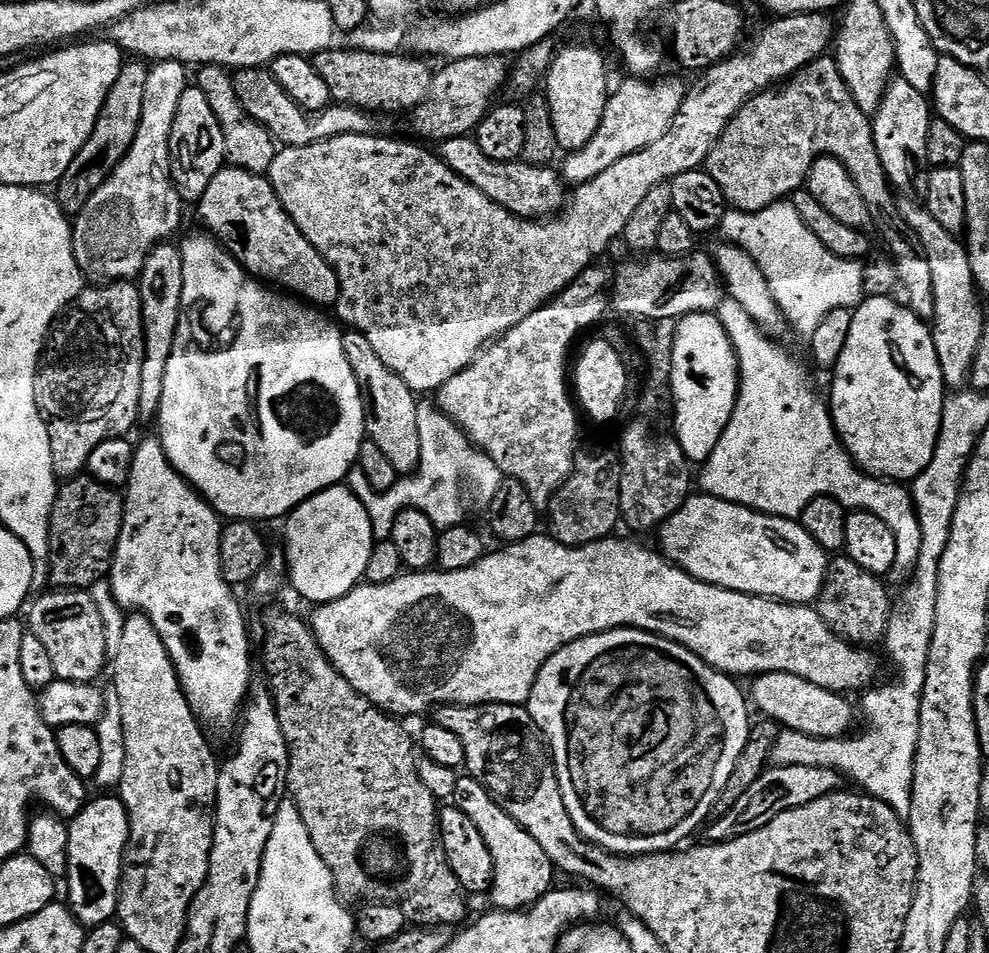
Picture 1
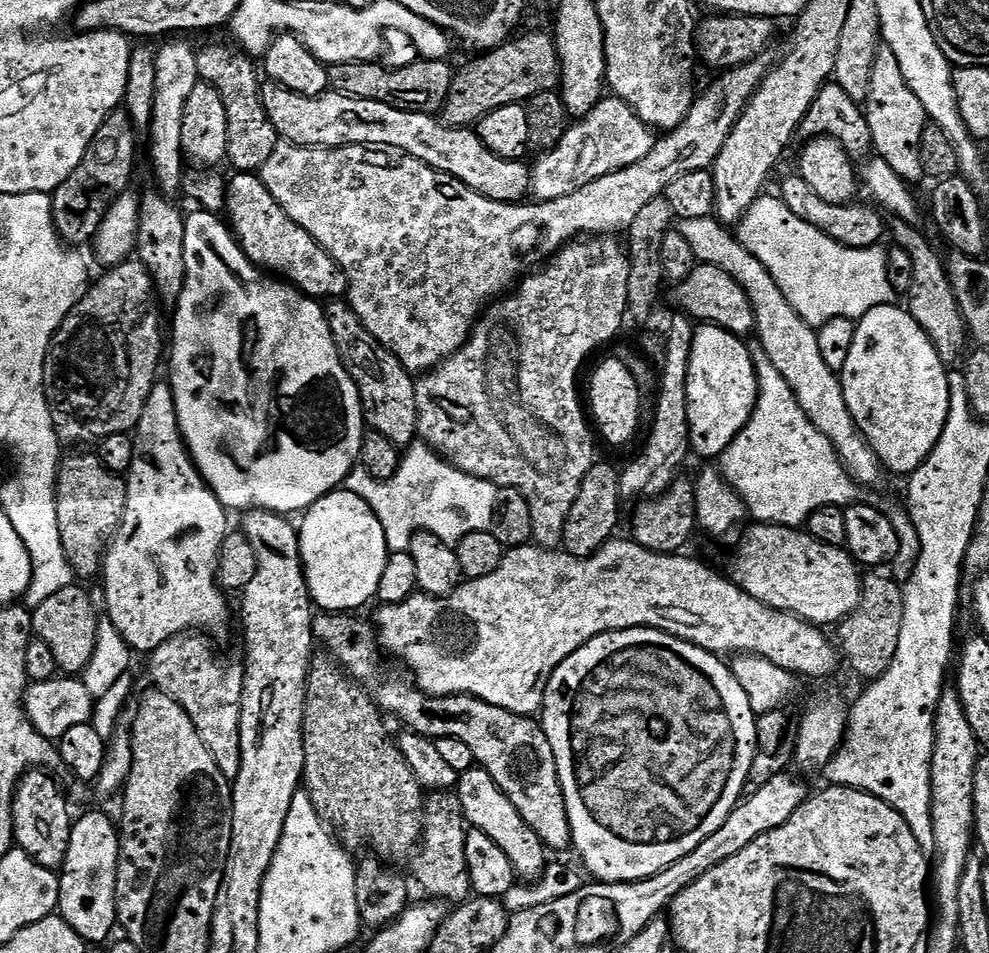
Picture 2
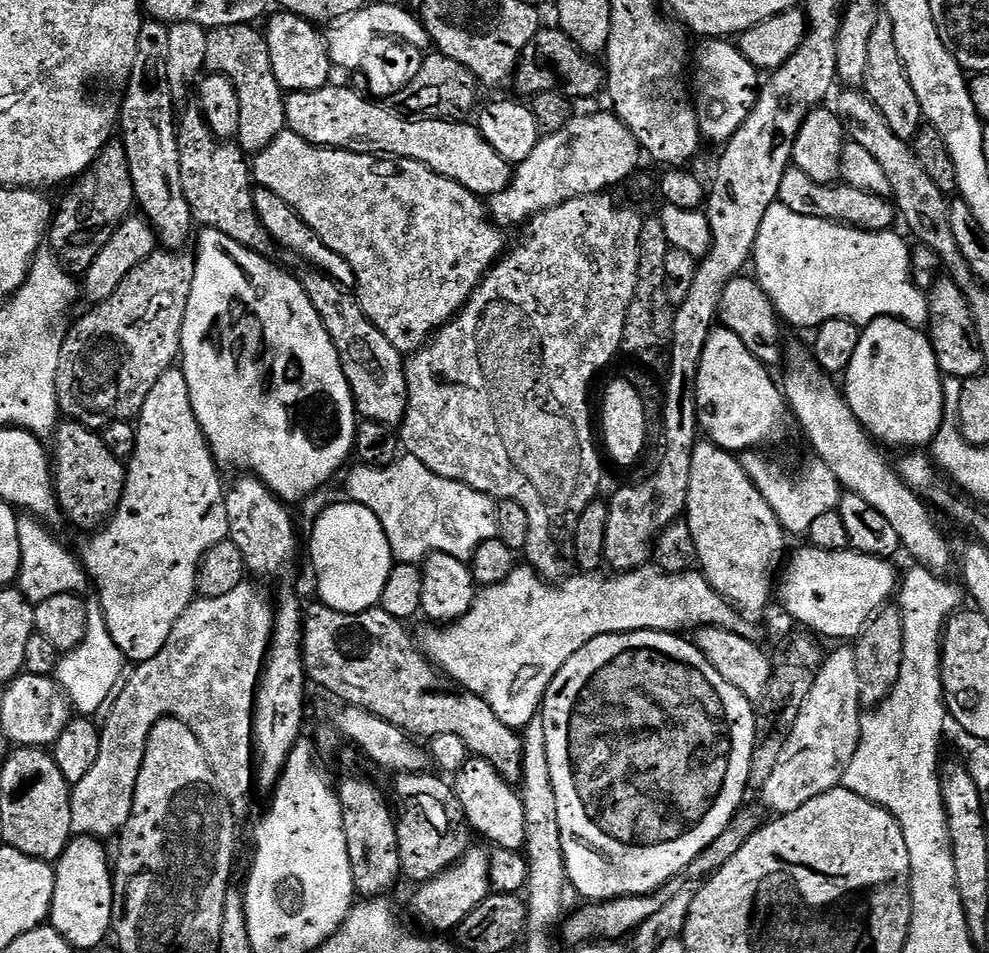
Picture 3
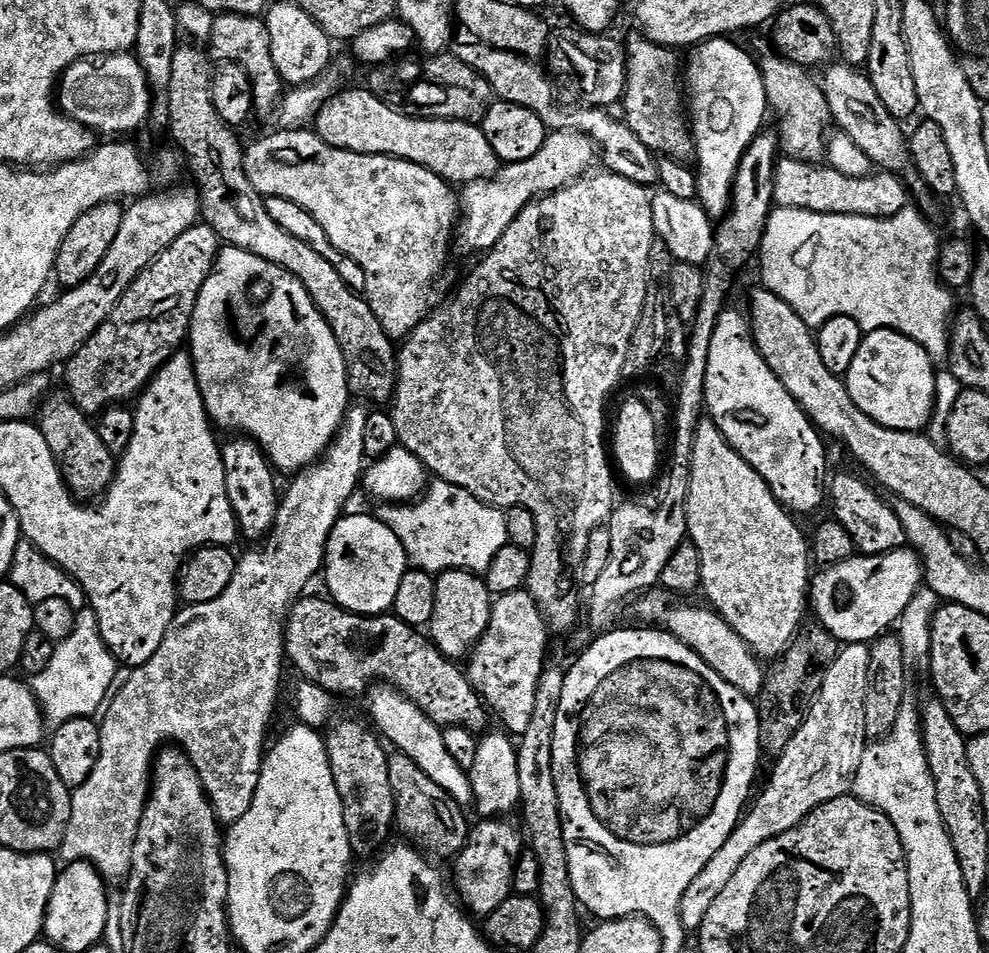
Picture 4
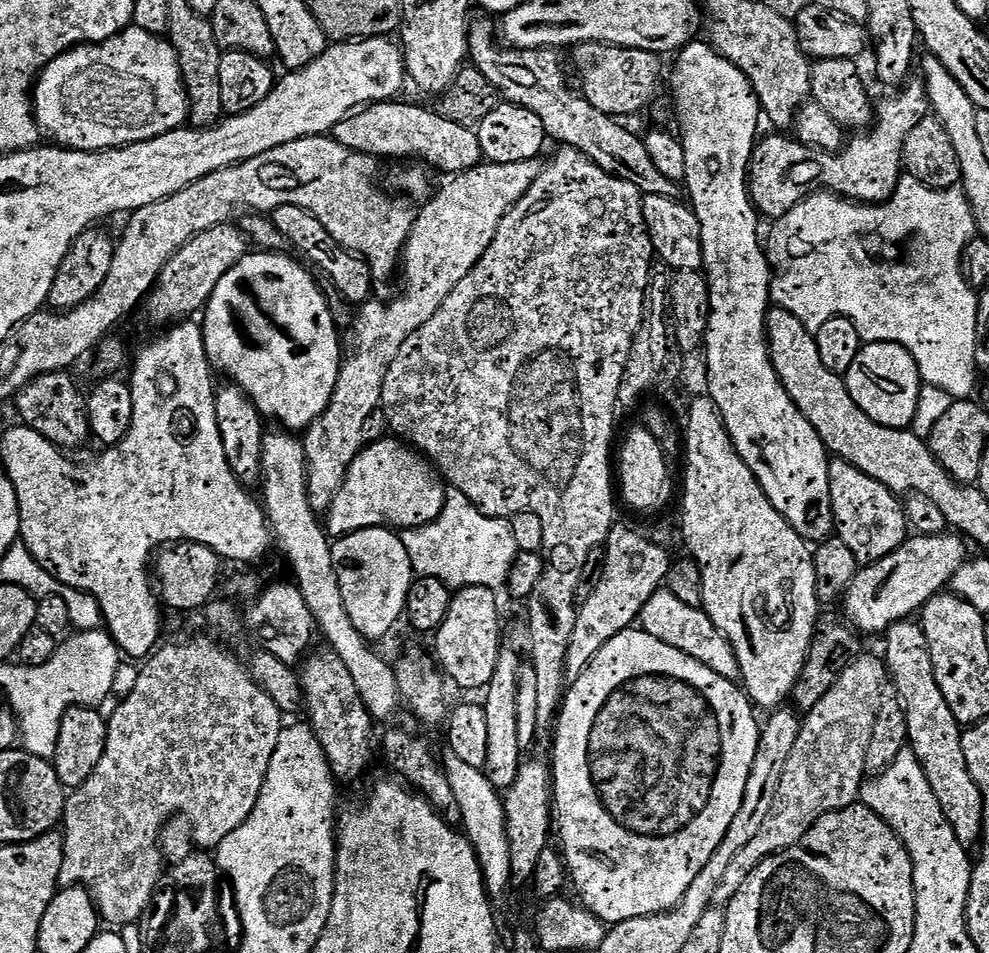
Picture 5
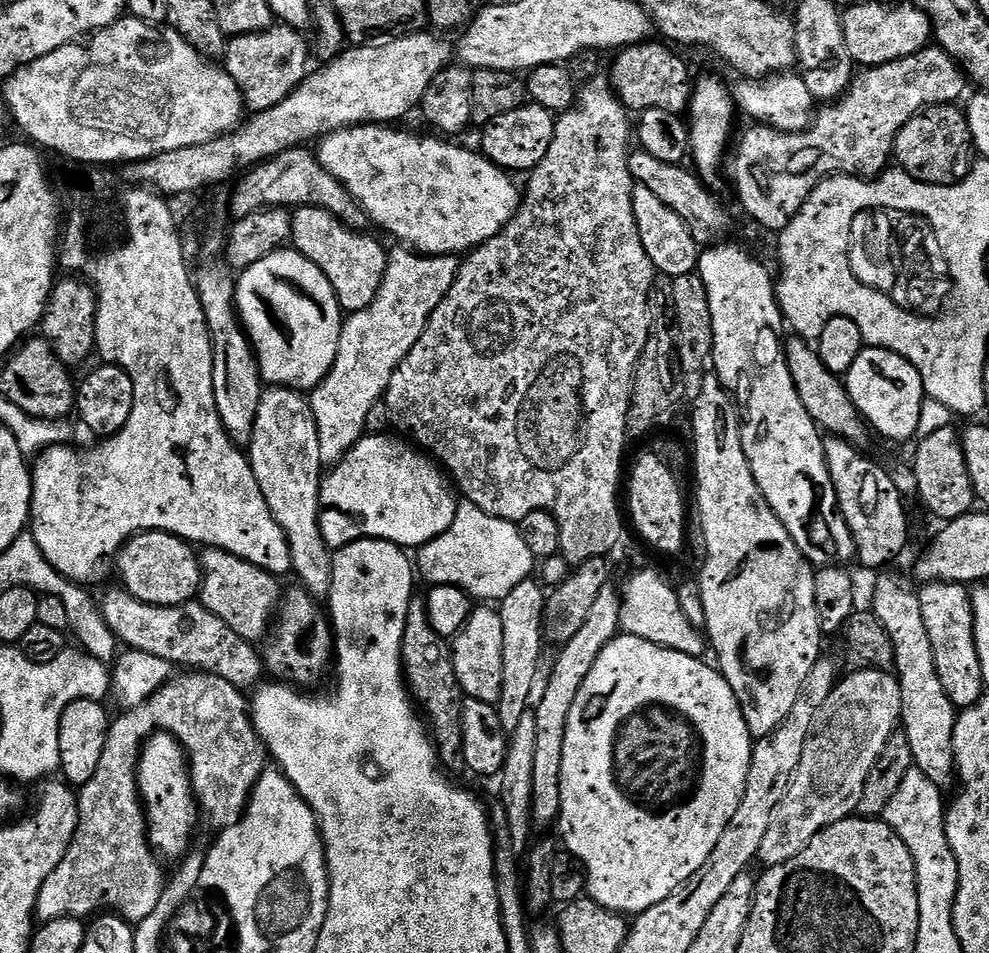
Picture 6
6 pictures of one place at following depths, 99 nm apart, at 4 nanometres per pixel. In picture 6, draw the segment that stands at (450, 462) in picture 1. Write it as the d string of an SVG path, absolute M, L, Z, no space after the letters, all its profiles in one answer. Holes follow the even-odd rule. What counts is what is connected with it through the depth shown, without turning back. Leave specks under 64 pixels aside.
M460 502L456 505L450 530L438 534L429 544L423 544L415 553L414 564L419 575L421 572L429 580L429 585L449 584L461 588L477 601L499 602L514 590L514 586L533 575L532 567L537 567L538 561L530 554L530 546L526 546L513 521L491 516L478 506Z

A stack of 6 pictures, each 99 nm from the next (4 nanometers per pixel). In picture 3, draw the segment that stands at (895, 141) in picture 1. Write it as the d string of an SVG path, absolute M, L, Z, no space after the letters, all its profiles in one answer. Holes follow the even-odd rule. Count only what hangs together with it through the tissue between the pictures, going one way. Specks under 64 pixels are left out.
M881 14L870 34L869 56L866 61L866 78L862 85L864 95L882 110L882 118L894 130L898 138L912 142L925 123L924 111L918 102L918 94L914 94L914 86L910 86L910 78L904 69L902 58L898 54L898 46L894 43L894 26L886 14Z

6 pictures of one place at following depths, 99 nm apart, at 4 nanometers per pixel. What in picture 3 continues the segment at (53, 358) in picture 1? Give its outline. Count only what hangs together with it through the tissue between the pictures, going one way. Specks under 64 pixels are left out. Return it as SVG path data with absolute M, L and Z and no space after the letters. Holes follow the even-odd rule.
M157 250L122 278L110 298L89 307L89 312L68 333L63 333L58 354L56 399L60 402L61 413L69 421L103 430L117 420L131 421L139 417L150 390L154 390L154 382L177 363L182 318L186 318L186 302L190 298L195 269L196 257L191 251Z

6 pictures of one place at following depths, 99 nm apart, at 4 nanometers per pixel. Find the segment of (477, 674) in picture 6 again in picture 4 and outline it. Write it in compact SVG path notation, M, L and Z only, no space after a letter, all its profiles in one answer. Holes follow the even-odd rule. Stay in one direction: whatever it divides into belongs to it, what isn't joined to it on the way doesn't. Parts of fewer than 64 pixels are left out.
M446 570L439 573L436 576L434 618L430 625L430 639L437 650L449 660L463 661L469 649L483 636L492 619L493 599L483 575L466 570Z

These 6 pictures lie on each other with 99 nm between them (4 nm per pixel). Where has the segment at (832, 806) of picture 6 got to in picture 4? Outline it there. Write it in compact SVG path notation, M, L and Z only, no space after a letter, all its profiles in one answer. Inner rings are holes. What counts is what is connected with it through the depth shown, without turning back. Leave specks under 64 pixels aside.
M844 644L838 658L834 658L834 666L826 670L826 678L822 678L822 686L798 734L794 734L786 750L775 757L772 777L756 805L755 802L751 805L752 813L750 808L722 850L718 850L720 856L736 856L736 864L732 864L728 872L738 870L762 842L770 842L770 838L794 830L811 812L818 810L818 806L852 792L858 766L862 766L862 754L870 743L866 730L866 702L871 683L869 645Z

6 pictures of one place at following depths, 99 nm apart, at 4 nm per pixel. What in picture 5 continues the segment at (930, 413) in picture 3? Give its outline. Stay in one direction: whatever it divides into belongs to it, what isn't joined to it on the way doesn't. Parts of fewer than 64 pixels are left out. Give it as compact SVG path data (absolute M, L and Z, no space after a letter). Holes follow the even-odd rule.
M865 343L846 373L846 383L854 402L874 422L887 428L913 427L912 419L920 408L920 367L900 344Z

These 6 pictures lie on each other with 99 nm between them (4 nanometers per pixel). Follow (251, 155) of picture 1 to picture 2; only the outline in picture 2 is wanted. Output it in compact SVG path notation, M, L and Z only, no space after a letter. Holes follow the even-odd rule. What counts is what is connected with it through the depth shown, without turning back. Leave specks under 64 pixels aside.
M208 44L204 49L201 47L196 53L198 74L203 83L214 86L214 90L222 94L222 106L226 106L227 163L232 163L236 172L256 174L263 168L266 158L274 154L278 137L260 97L262 76L257 65L256 68L252 65L255 64L253 57L228 44Z

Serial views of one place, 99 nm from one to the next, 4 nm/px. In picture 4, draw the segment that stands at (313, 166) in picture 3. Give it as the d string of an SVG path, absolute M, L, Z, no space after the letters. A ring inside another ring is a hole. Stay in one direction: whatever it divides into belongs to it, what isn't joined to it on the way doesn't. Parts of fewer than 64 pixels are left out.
M276 130L273 136L268 136L265 140L260 140L257 144L248 144L244 154L244 169L254 186L261 196L277 196L278 198L290 198L290 202L298 202L302 210L306 210L326 230L326 238L342 255L348 256L366 274L366 290L362 293L365 300L368 301L370 310L374 310L374 318L382 322L382 326L388 331L388 335L393 338L407 338L410 333L420 325L423 320L428 319L433 311L432 305L432 287L436 284L436 275L440 272L440 260L448 256L448 239L453 239L454 229L458 224L458 196L454 193L453 185L443 180L438 174L434 174L428 168L420 164L415 164L409 160L400 160L396 156L371 156L370 154L358 154L357 152L343 152L334 146L330 146L322 137L316 135L312 130Z

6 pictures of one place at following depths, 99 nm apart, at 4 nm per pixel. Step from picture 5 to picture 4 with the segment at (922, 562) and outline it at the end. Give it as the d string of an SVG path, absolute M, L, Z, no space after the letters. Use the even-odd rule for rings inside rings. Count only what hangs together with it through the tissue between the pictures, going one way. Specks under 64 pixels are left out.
M907 547L897 548L895 552L884 552L880 556L865 556L857 554L850 557L846 562L838 562L837 564L827 565L820 573L813 575L810 580L810 608L814 613L816 611L815 619L823 624L824 628L830 634L834 634L834 638L843 642L844 644L867 644L871 645L873 640L879 640L881 636L889 631L888 628L899 621L900 616L906 610L906 606L910 606L910 602L920 591L922 585L925 583L924 566L920 563L919 556L915 552L909 550Z

